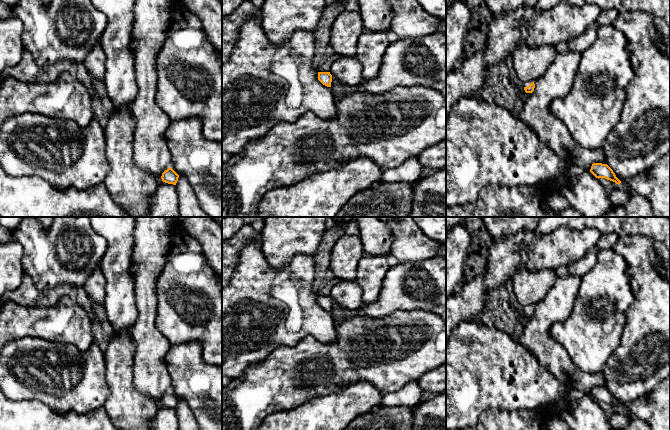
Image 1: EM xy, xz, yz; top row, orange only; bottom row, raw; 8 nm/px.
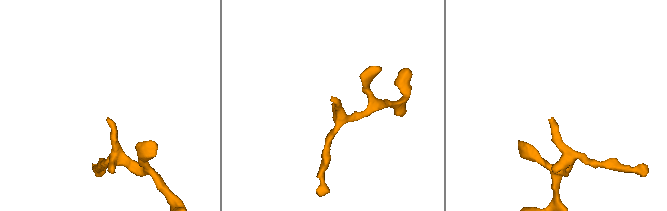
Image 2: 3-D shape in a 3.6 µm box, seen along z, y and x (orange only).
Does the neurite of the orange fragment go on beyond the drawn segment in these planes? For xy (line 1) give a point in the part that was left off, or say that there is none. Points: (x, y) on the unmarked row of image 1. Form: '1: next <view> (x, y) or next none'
1: next none

